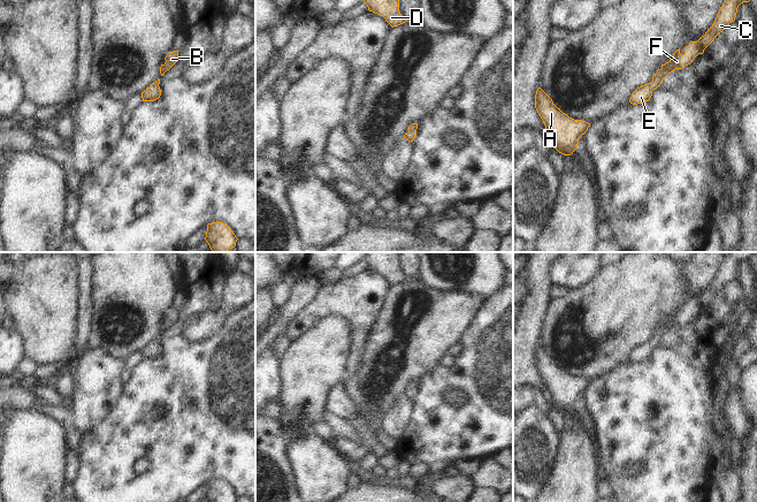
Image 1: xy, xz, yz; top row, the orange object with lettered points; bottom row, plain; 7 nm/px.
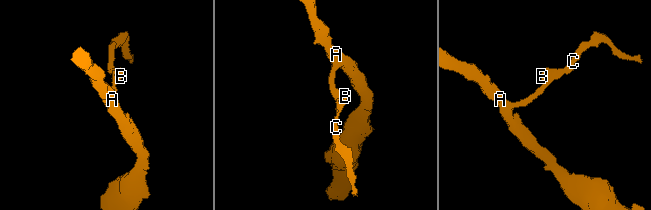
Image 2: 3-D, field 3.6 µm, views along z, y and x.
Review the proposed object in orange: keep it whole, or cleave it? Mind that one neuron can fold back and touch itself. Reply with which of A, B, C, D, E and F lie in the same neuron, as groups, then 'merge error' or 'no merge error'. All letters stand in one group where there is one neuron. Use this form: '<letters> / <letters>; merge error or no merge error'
A B C D E F; no merge error

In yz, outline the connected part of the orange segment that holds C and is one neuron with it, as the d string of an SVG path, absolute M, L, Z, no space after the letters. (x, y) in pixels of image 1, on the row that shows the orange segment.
M725 0L720 7L714 23L712 26L702 36L697 41L690 41L688 46L685 47L685 54L680 54L680 48L676 50L671 60L662 68L657 70L652 76L652 82L637 88L629 99L633 105L643 104L649 101L652 91L660 86L663 79L675 69L682 69L690 64L698 54L703 54L704 50L714 40L714 38L722 32L726 26L735 21L737 8L743 2L749 2L750 0Z

